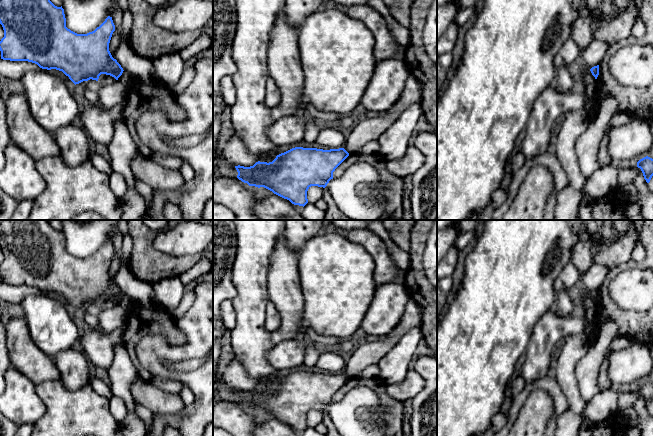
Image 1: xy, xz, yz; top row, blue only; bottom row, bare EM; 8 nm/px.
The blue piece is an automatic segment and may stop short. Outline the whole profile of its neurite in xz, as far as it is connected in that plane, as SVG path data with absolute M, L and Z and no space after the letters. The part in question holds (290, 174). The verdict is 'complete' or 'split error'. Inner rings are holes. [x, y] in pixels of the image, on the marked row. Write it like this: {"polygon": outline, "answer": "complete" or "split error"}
{"polygon": "M295 147L276 156L272 162L256 162L253 166L235 166L237 178L249 186L264 187L274 194L289 200L294 205L308 203L307 191L311 186L325 188L333 179L335 169L349 156L344 148L323 150Z", "answer": "complete"}

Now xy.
{"polygon": "M0 0L0 24L4 30L4 37L0 41L3 60L28 61L42 69L62 71L75 85L90 79L98 81L101 74L110 75L118 80L124 71L109 51L109 43L115 31L115 25L110 16L94 31L77 34L66 27L62 6L57 7L50 0Z", "answer": "complete"}

